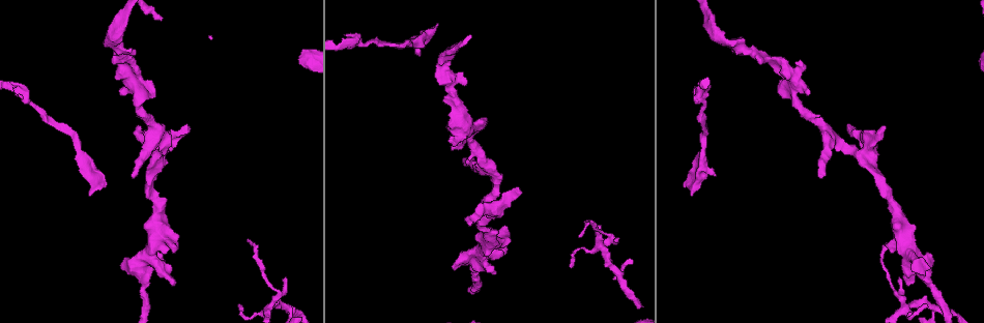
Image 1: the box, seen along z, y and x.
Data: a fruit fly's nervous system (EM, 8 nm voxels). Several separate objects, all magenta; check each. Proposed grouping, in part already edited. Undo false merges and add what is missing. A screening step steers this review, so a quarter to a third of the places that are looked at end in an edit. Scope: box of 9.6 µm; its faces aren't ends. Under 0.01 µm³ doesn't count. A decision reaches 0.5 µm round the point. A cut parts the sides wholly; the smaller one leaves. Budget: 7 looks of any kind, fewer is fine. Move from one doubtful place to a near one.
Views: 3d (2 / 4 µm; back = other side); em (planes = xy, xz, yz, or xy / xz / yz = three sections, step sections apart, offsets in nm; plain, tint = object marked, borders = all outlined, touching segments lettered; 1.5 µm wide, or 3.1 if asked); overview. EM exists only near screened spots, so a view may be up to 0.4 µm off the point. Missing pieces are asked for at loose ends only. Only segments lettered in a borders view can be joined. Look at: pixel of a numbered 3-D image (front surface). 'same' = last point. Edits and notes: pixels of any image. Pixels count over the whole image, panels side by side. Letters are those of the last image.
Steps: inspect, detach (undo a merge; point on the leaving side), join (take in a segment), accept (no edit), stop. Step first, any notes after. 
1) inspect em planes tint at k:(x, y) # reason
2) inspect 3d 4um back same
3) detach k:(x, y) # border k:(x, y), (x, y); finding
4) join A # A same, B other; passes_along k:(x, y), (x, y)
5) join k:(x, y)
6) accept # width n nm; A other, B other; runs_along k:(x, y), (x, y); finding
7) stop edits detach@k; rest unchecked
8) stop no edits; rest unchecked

inspect 3d 4um at 1:(420, 54) # free end

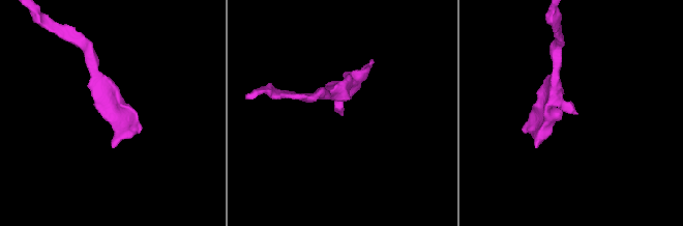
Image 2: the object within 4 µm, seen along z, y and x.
inspect em planes plain at 2:(341, 113)

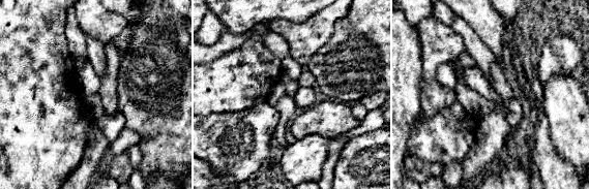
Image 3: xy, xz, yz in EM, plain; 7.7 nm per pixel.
inspect em planes borders same # what lies round it

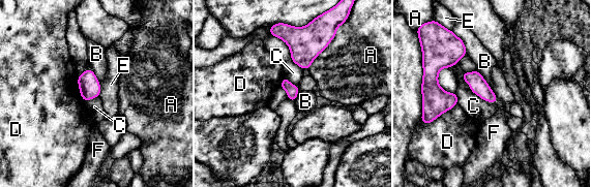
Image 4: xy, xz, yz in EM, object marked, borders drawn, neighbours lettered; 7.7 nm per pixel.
accept # longest_contact A 320 nm; A other, B other, C other, D other, E other, F other; border 4:(476, 69), (493, 92); none of them fits

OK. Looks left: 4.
inspect em planes borders at 1:(451, 149) # branch stops here

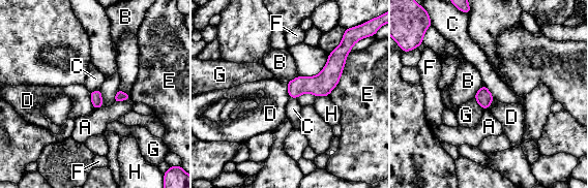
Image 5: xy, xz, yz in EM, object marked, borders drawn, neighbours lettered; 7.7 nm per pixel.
accept # A other, B other, C other, D other, E other, F other, G other, H other; border 5:(89, 93), (91, 104), (94, 108); none of them fits

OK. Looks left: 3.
inspect 3d 2um at 1:(238, 305) # free end

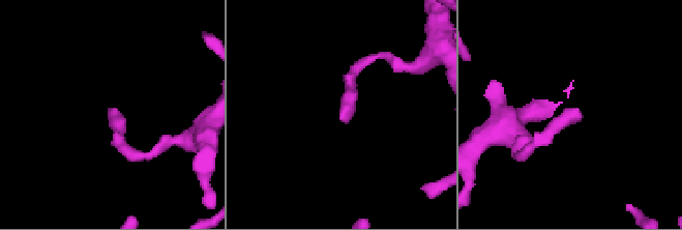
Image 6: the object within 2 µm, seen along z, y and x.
inspect em planes borders at 6:(343, 121)

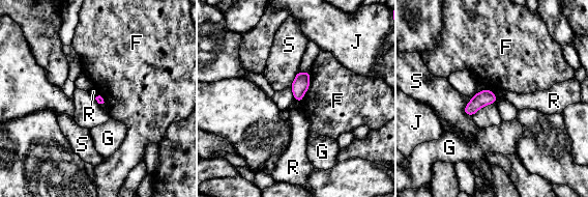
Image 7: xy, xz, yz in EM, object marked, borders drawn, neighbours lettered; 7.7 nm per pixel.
accept # F other, G other, J other, R other, S other; border 7:(493, 92), (497, 100); none of them fits

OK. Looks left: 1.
stop no edits; rest unchecked

